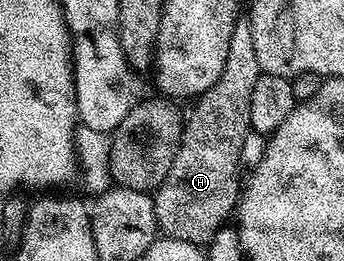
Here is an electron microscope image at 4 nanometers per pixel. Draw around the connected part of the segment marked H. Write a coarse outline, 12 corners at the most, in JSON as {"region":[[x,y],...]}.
{"region":[[250,18],[154,192],[159,231],[206,245],[241,198],[260,75]]}

